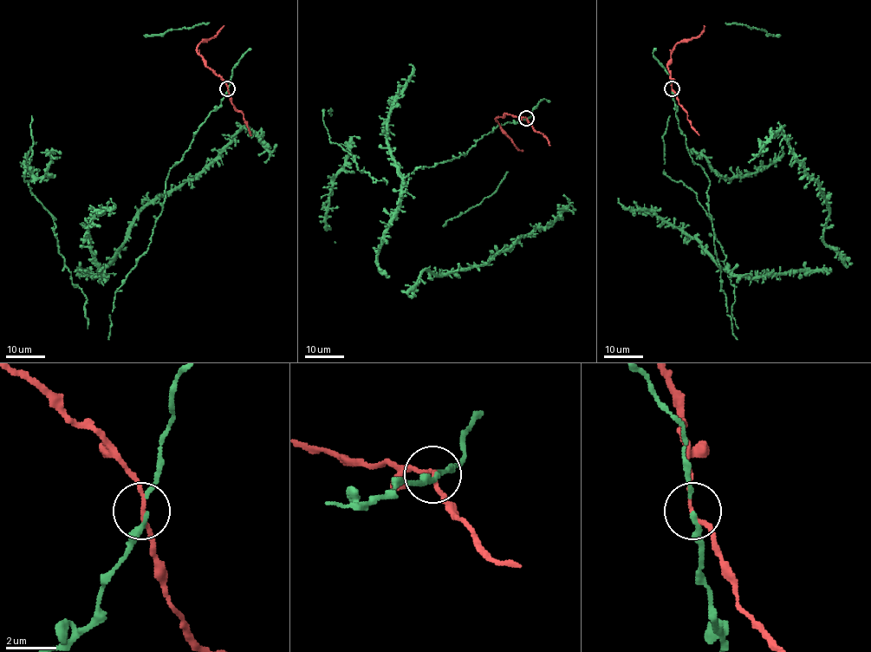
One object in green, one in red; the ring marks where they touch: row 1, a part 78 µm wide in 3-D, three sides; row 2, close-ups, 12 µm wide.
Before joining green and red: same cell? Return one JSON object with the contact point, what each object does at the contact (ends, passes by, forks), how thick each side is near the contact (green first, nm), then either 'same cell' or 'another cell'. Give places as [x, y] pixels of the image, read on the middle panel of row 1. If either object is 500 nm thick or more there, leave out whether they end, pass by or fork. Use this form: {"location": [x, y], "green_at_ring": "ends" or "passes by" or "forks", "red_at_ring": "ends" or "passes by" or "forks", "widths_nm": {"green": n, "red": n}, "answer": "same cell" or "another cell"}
{"location": [526, 118], "green_at_ring": "passes by", "red_at_ring": "passes by", "widths_nm": {"green": 150, "red": 140}, "answer": "another cell"}

